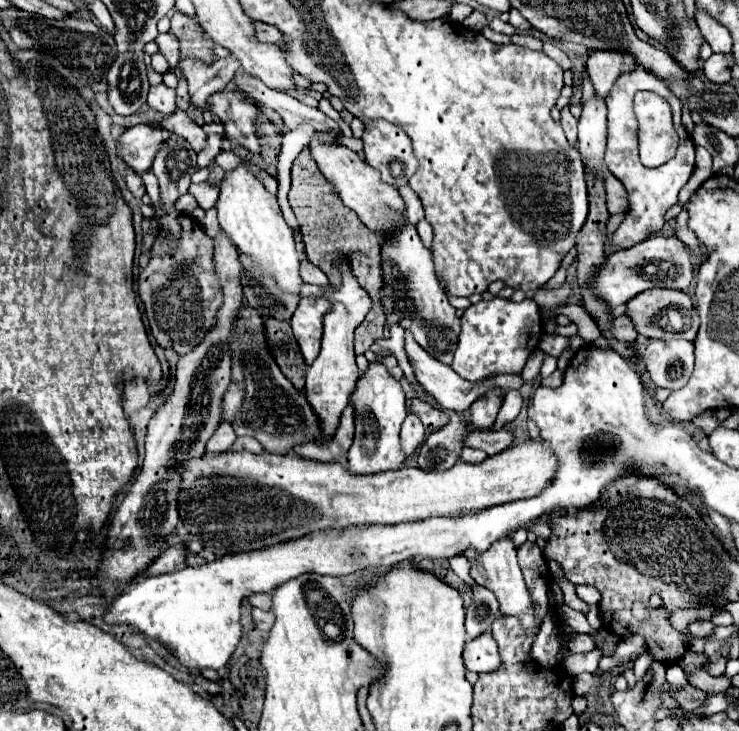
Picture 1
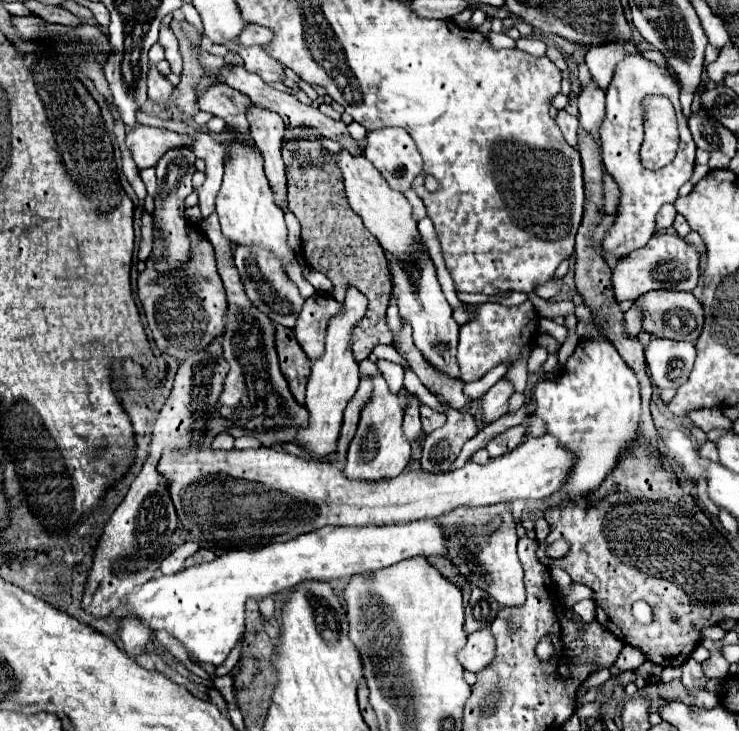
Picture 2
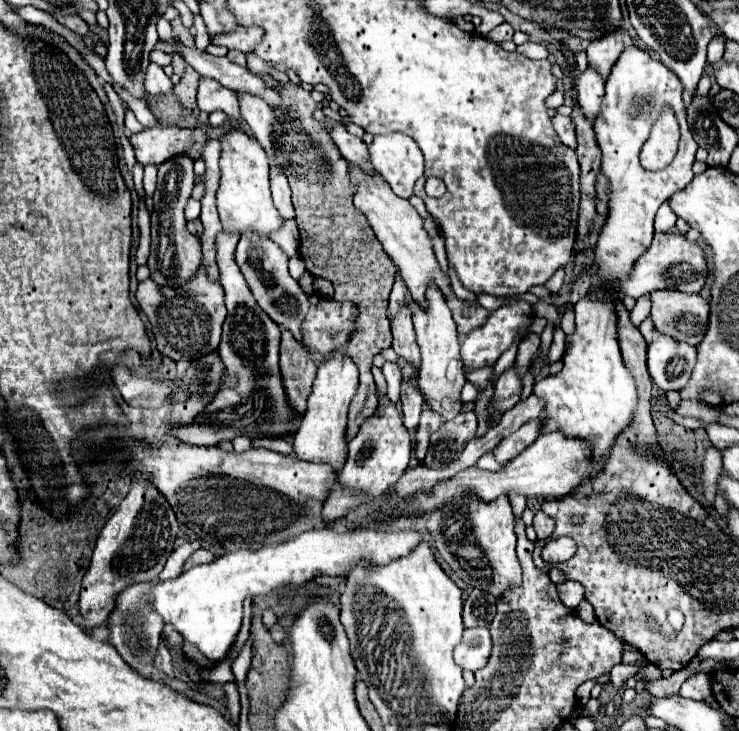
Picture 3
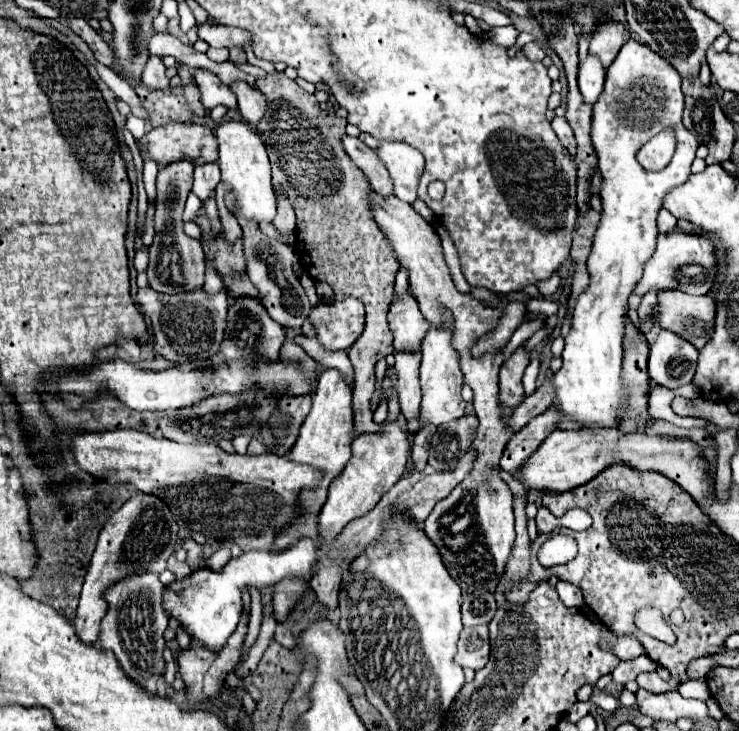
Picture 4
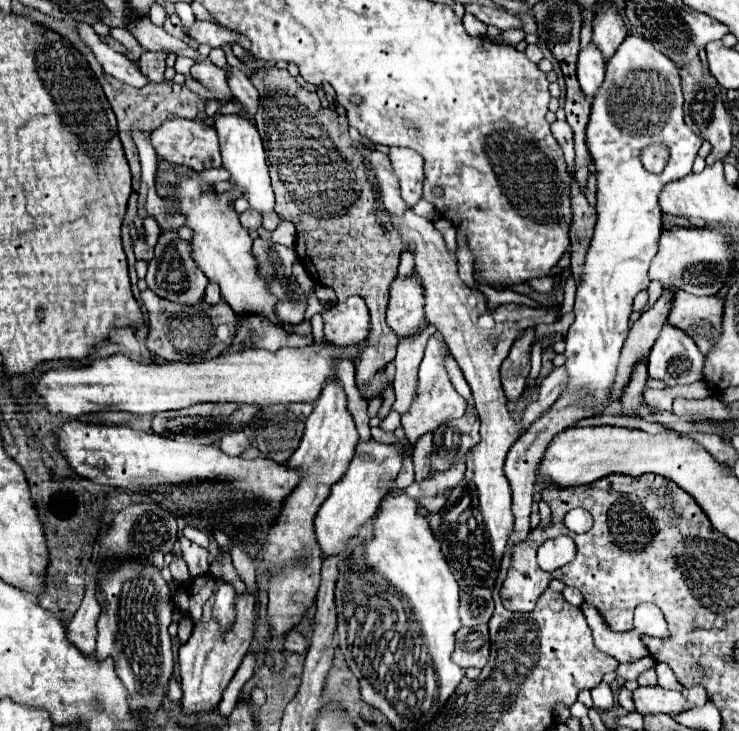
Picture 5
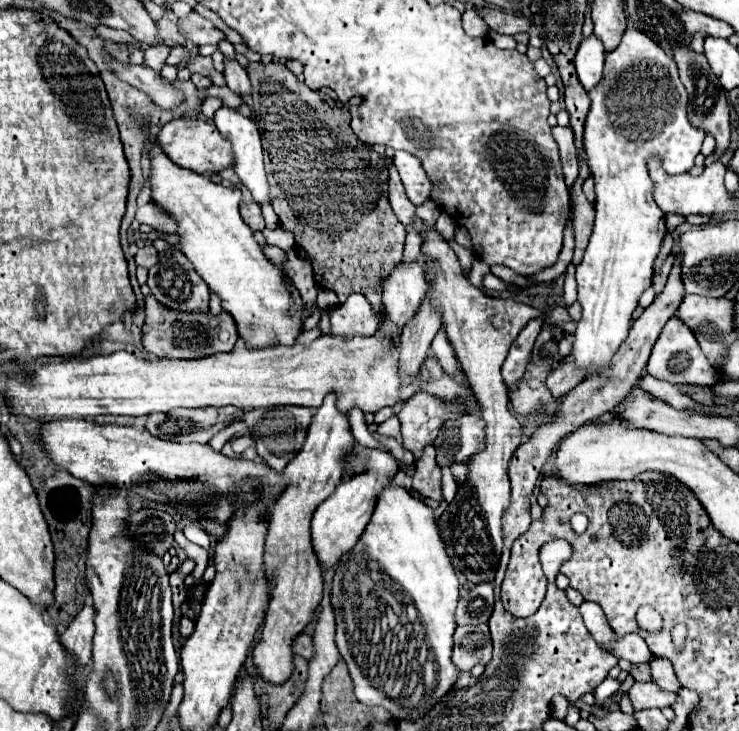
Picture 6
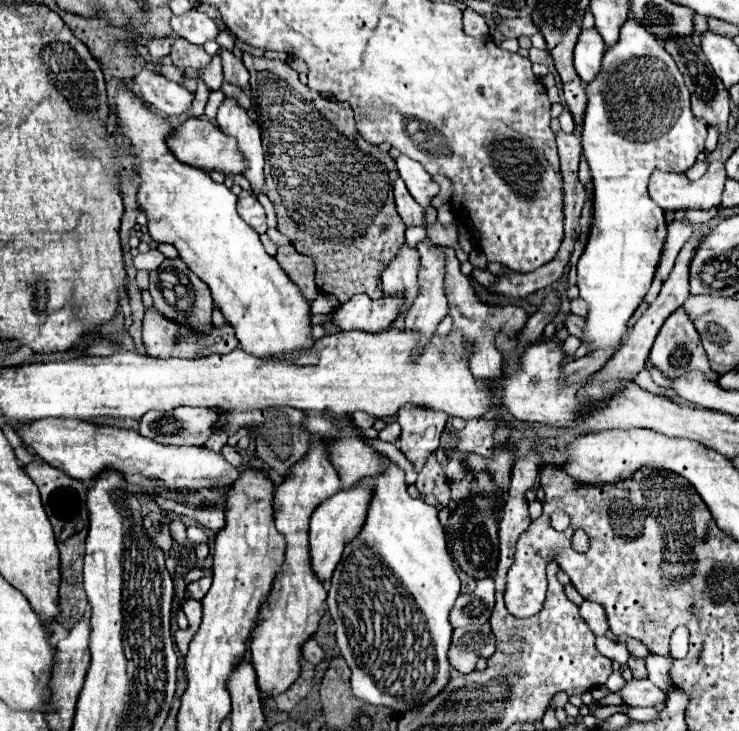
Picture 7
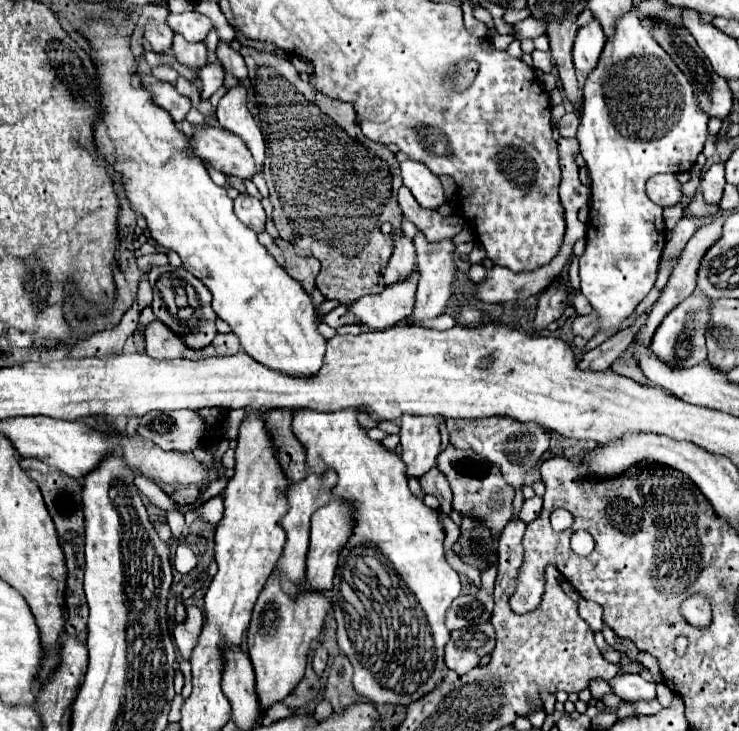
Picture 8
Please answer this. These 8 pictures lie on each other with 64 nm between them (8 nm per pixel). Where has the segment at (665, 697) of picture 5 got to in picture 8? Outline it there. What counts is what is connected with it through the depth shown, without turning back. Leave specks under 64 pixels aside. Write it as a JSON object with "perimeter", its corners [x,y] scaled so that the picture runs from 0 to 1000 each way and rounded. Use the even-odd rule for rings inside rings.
{"perimeter":[[[842,922],[825,930],[825,938],[831,949],[836,949],[842,958],[858,963],[858,960],[882,960],[888,958],[888,936],[869,930],[863,922]]]}

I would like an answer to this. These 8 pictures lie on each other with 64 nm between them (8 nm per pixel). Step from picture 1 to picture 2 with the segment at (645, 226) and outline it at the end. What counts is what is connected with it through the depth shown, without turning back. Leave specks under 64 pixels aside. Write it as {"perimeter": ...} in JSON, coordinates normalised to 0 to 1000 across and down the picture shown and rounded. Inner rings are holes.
{"perimeter":[[[863,74],[842,82],[839,93],[834,93],[834,104],[831,104],[828,115],[820,123],[820,161],[817,161],[817,172],[812,175],[812,202],[815,202],[815,216],[817,216],[817,227],[820,227],[823,238],[834,246],[834,252],[842,260],[834,304],[828,306],[828,312],[823,315],[823,320],[815,328],[817,353],[823,358],[831,358],[834,350],[847,350],[850,345],[869,339],[885,323],[890,287],[899,279],[909,279],[917,271],[920,254],[928,252],[936,241],[942,197],[939,197],[931,170],[923,159],[917,129],[920,129],[920,120],[912,112],[912,107],[901,96],[871,82]],[[877,129],[896,129],[896,131],[907,134],[907,140],[912,142],[912,150],[915,150],[917,178],[923,183],[915,216],[893,233],[874,233],[866,224],[866,213],[863,213],[863,205],[869,197],[869,183],[871,183],[869,164],[866,164],[866,137]]]}

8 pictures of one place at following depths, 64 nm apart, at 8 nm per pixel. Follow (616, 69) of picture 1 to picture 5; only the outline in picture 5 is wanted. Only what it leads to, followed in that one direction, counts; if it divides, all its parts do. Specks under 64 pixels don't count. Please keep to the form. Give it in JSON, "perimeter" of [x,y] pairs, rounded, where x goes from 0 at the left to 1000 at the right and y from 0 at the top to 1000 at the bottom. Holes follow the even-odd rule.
{"perimeter":[[[817,5],[817,16],[812,16],[812,22],[806,22],[801,36],[804,36],[801,60],[815,71],[817,82],[825,82],[828,74],[834,71],[834,66],[850,49],[850,41],[847,41],[842,25],[836,22],[834,11],[828,11],[825,5]]]}

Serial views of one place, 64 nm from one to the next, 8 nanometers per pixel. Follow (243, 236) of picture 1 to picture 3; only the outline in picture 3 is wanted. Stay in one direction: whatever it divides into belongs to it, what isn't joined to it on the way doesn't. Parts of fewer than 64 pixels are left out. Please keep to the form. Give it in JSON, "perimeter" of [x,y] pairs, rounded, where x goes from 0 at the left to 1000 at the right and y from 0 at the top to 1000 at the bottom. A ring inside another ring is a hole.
{"perimeter":[[[314,178],[309,183],[300,186],[300,213],[298,213],[298,233],[300,233],[300,244],[298,244],[298,257],[292,263],[292,276],[295,276],[295,293],[298,293],[298,304],[303,317],[317,317],[322,323],[338,317],[346,317],[355,326],[365,326],[368,317],[379,315],[384,301],[376,293],[376,287],[368,279],[365,271],[365,249],[363,249],[363,216],[355,208],[355,202],[346,197],[346,192],[341,192],[341,186],[330,183],[327,178]]]}

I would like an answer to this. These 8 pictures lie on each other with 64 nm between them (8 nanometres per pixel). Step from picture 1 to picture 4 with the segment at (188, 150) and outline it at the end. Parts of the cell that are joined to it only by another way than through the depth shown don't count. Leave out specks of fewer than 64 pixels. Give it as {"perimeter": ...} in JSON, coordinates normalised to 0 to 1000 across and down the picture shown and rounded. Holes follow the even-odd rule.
{"perimeter":[[[241,219],[222,227],[214,235],[211,249],[211,293],[208,293],[208,331],[203,334],[203,361],[200,361],[200,389],[214,399],[249,399],[276,389],[276,345],[265,326],[249,317],[246,290],[249,276],[260,260],[260,233],[257,219]]]}

